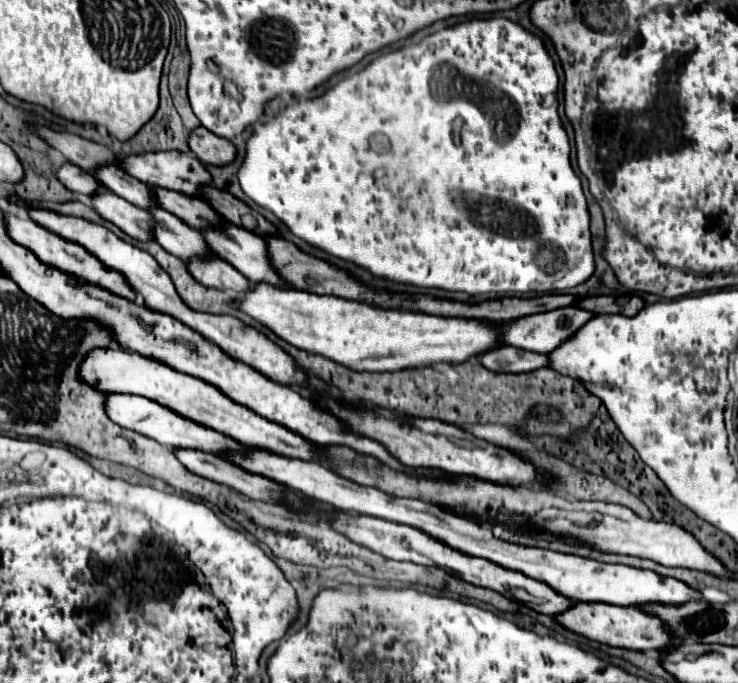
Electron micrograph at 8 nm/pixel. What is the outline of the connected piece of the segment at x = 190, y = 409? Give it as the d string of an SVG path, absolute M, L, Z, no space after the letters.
M95 349L87 353L87 357L83 357L83 365L79 365L79 377L83 377L87 385L103 389L103 393L131 393L157 401L159 405L173 409L183 417L189 417L227 437L235 437L235 441L243 441L243 445L247 447L259 447L305 461L317 461L317 457L321 457L319 449L297 433L291 433L289 429L283 429L283 425L275 425L273 421L267 421L263 417L257 417L257 413L251 413L251 409L237 405L213 385L161 365L155 359L141 357L139 353L129 353L125 349Z

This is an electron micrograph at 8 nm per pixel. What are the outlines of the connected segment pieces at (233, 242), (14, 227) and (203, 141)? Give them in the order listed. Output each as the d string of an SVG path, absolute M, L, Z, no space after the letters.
M235 225L221 227L221 231L203 231L203 237L219 257L241 271L251 283L271 281L271 285L279 285L279 289L291 287L287 281L275 277L275 269L271 269L271 263L267 261L267 245L263 245L263 237Z
M7 215L7 217L5 217L5 223L7 223L7 233L9 233L9 237L11 237L15 243L19 243L19 245L27 247L29 251L33 251L45 265L51 265L51 267L55 267L55 269L67 273L67 275L75 275L77 279L81 279L81 281L85 281L85 283L103 287L103 289L107 289L107 291L111 291L113 295L119 295L119 297L123 297L123 299L135 301L137 293L131 291L131 285L127 285L127 279L125 279L119 271L107 269L95 255L87 253L87 249L81 249L77 243L71 243L71 241L67 241L67 239L63 239L63 237L59 237L59 235L47 231L45 227L37 225L37 223L31 221L31 219L19 219L19 217L15 217L15 215Z
M197 127L189 135L189 147L203 163L209 165L229 165L237 157L237 149L229 139L221 139L205 127Z

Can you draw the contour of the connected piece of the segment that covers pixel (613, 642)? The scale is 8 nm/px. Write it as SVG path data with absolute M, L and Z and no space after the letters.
M575 603L571 609L555 615L555 621L561 627L565 627L567 631L573 631L591 641L605 643L611 647L621 647L621 649L635 649L635 651L657 649L657 651L661 651L673 643L673 635L661 623L661 619L647 615L637 607L617 607L617 605L609 605L609 603Z

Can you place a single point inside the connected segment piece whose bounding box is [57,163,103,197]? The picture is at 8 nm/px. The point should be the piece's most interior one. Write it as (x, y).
(75, 179)

